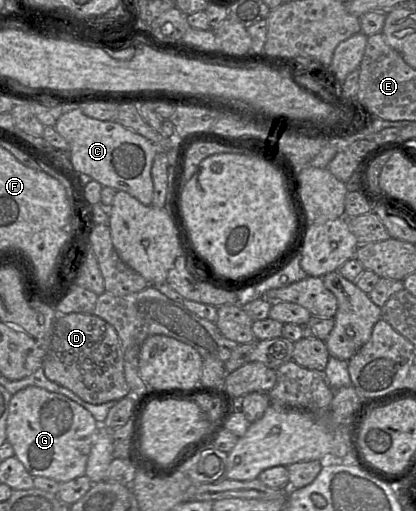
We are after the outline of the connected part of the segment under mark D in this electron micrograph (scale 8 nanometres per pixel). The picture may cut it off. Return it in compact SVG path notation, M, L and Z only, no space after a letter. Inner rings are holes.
M93 314L58 315L42 367L47 379L69 389L90 404L118 401L130 394L130 387L124 375L123 351L119 336L111 324Z

